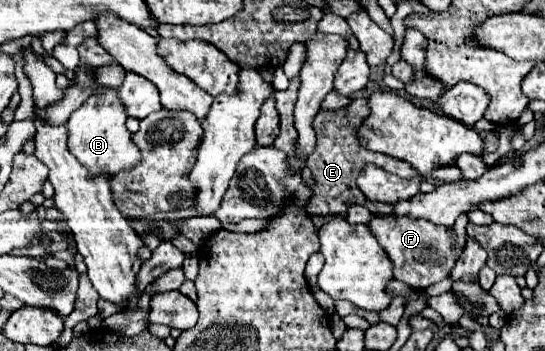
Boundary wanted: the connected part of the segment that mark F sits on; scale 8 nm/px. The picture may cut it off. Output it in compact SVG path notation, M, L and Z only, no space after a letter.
M376 215L368 223L370 233L378 239L386 255L394 265L394 279L404 281L414 289L426 289L438 281L442 281L454 267L456 255L452 253L452 237L450 227L434 225L426 219L412 219L412 217L390 217L390 215Z

